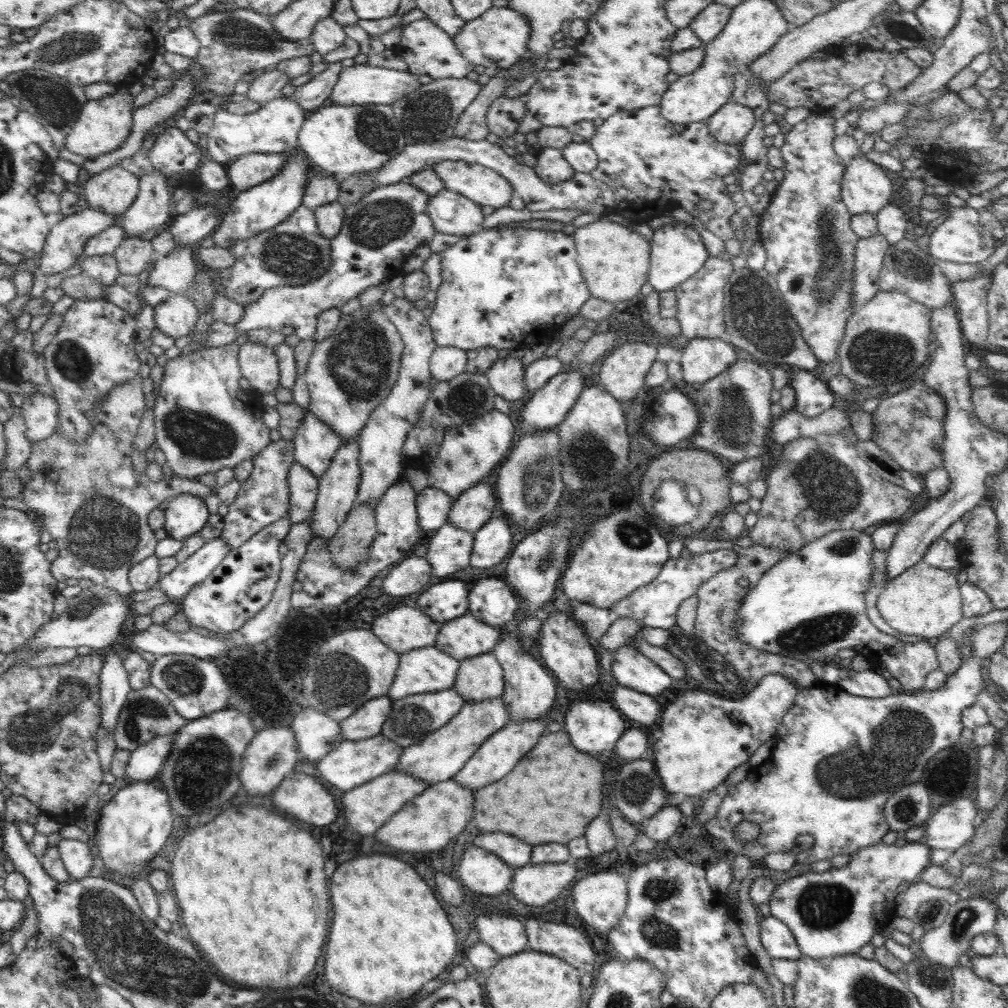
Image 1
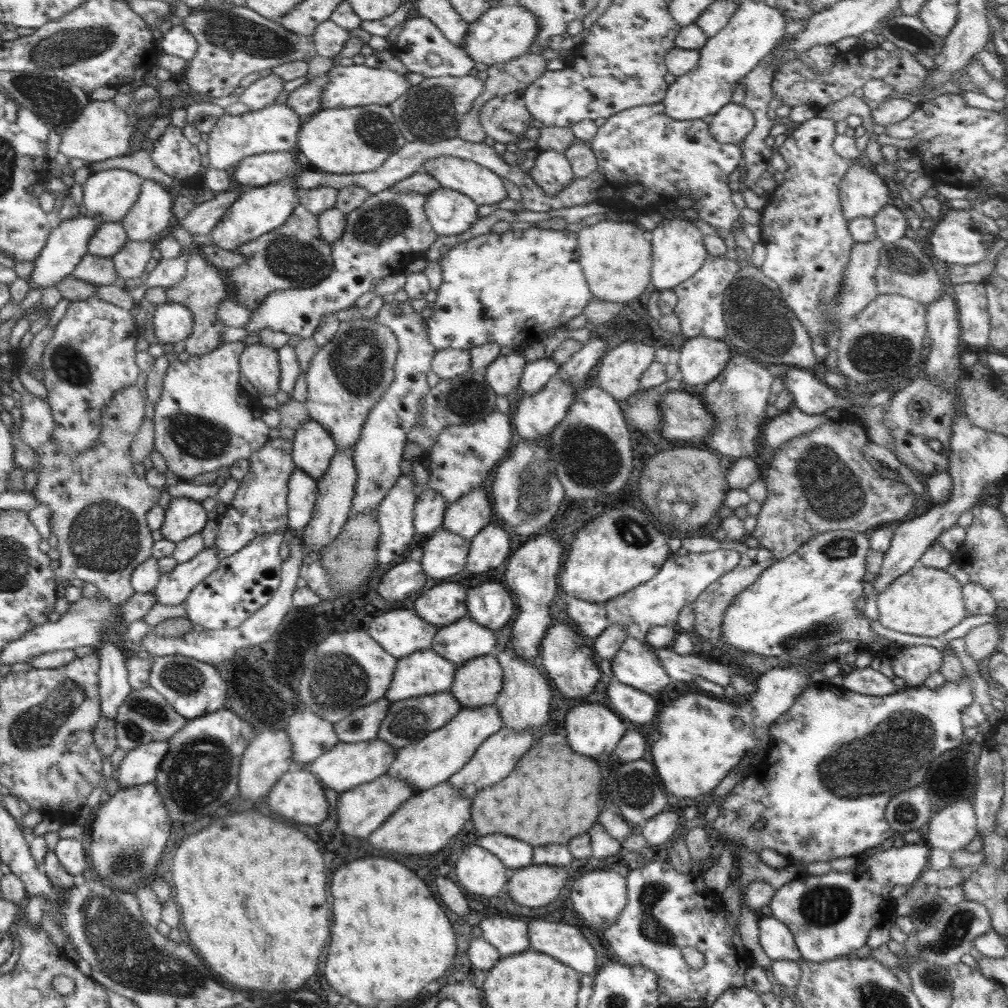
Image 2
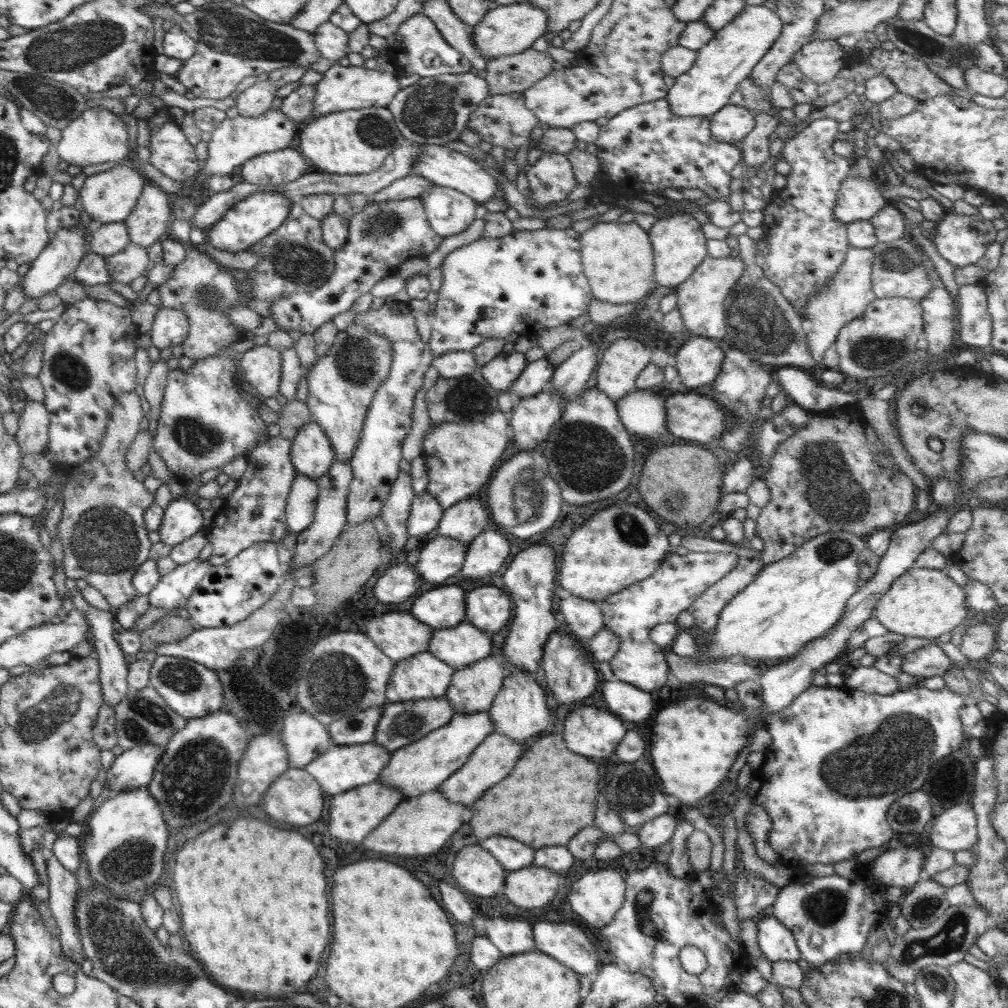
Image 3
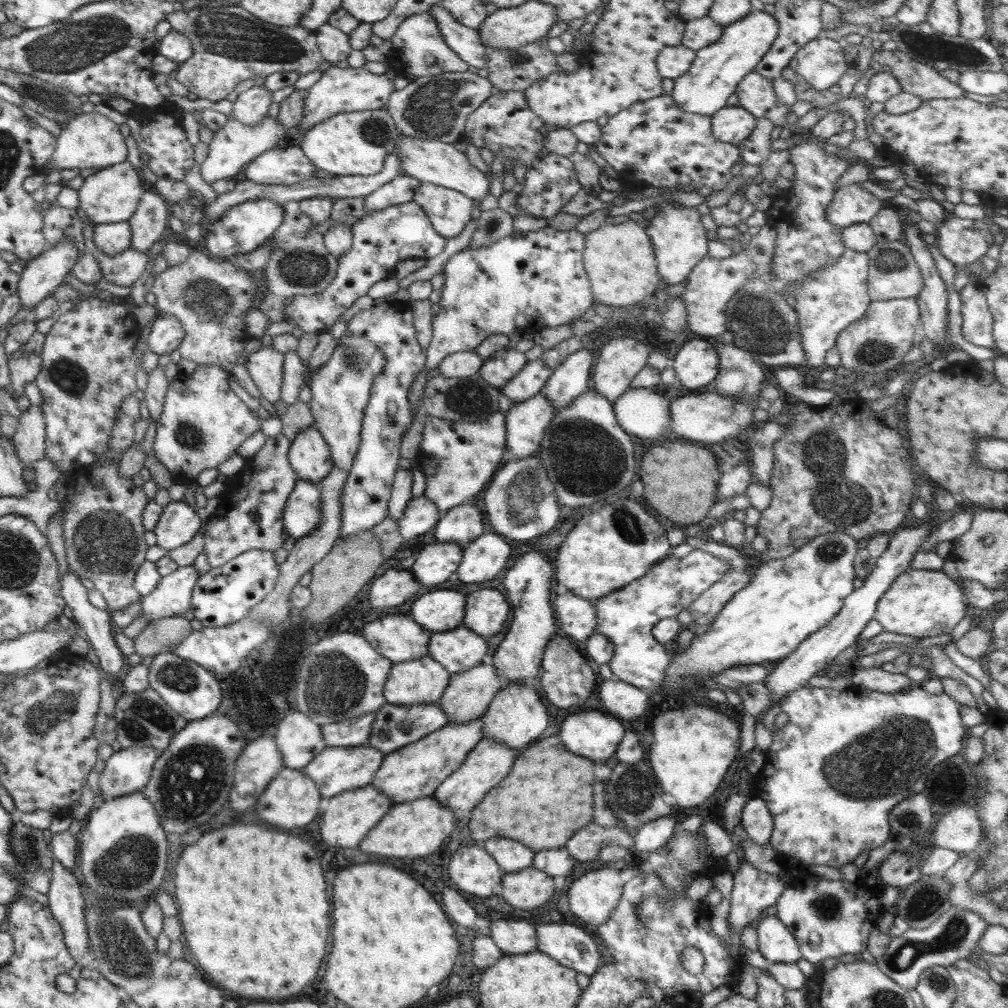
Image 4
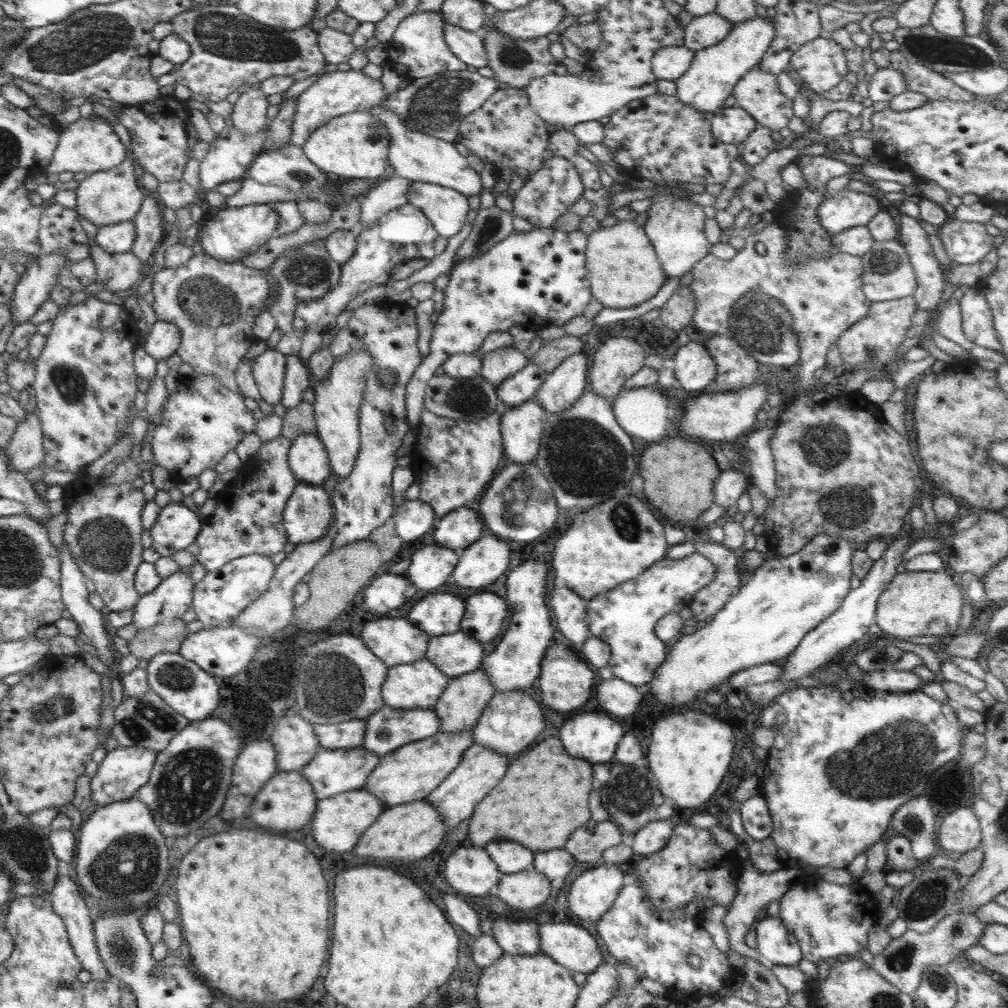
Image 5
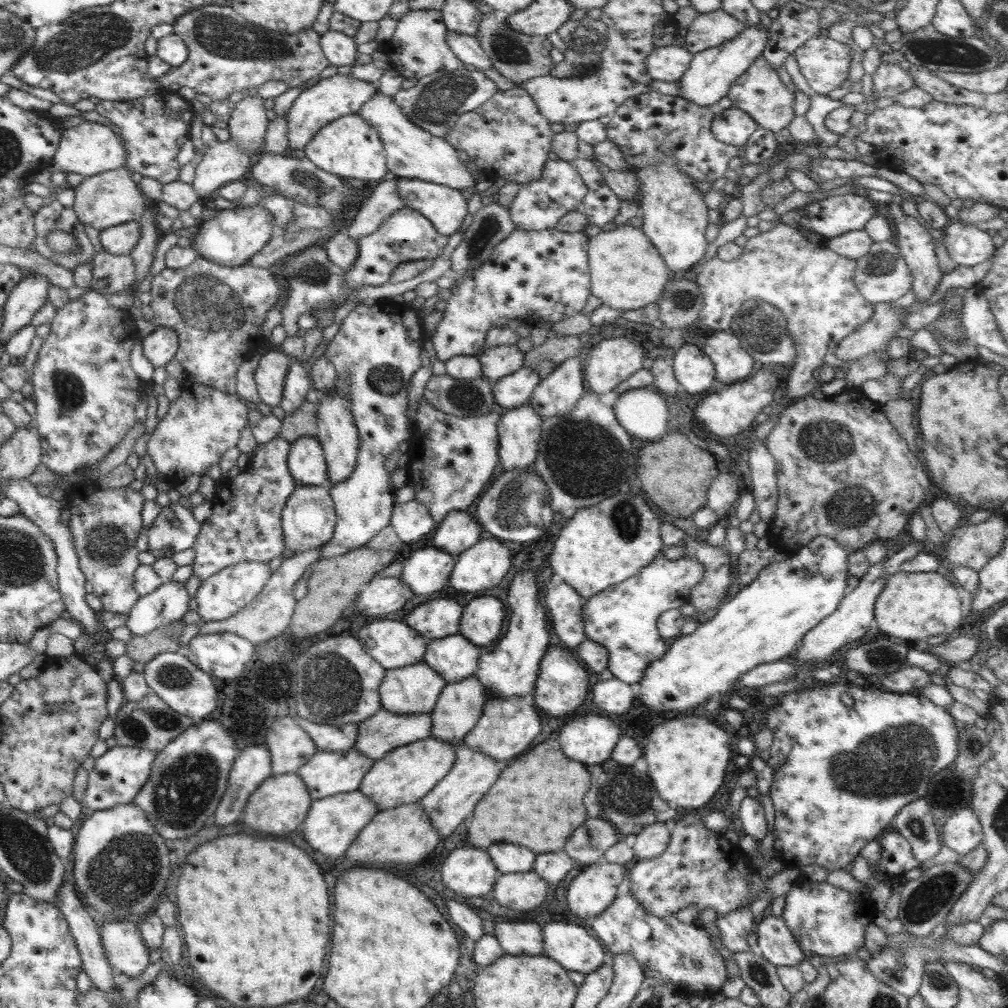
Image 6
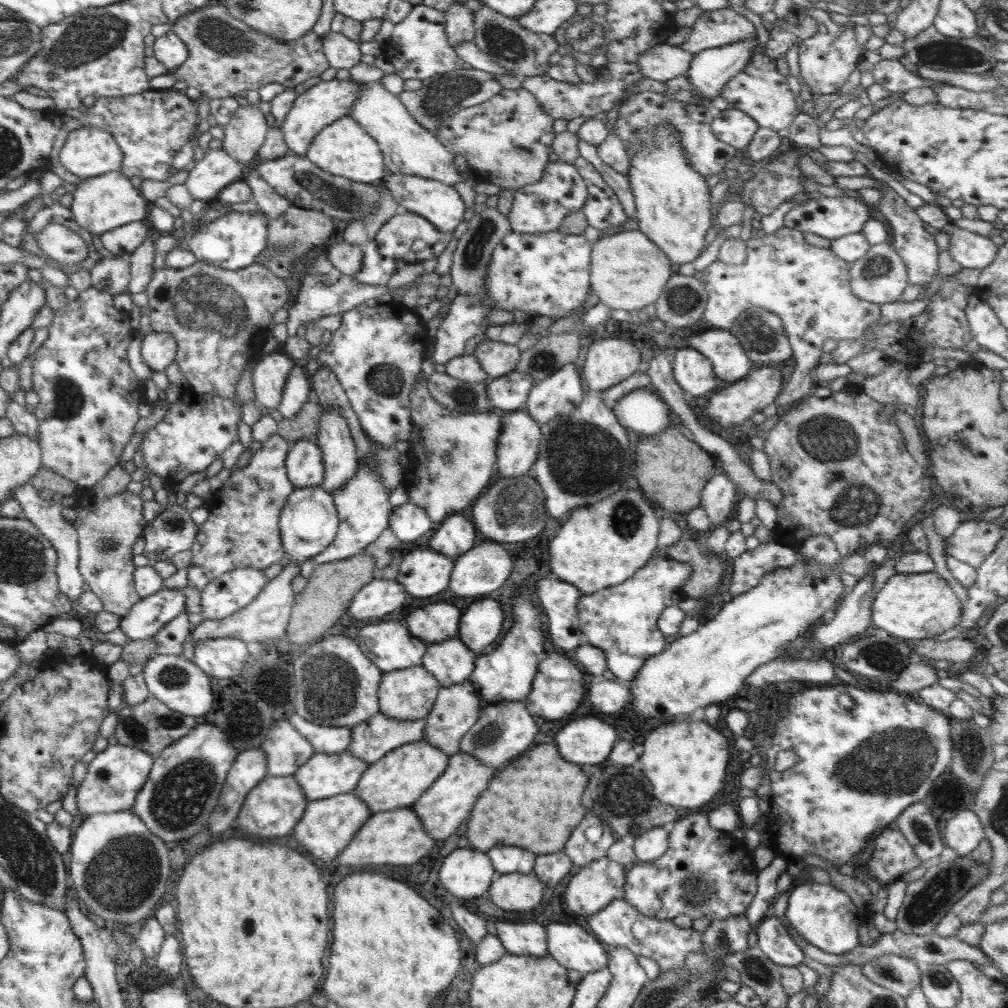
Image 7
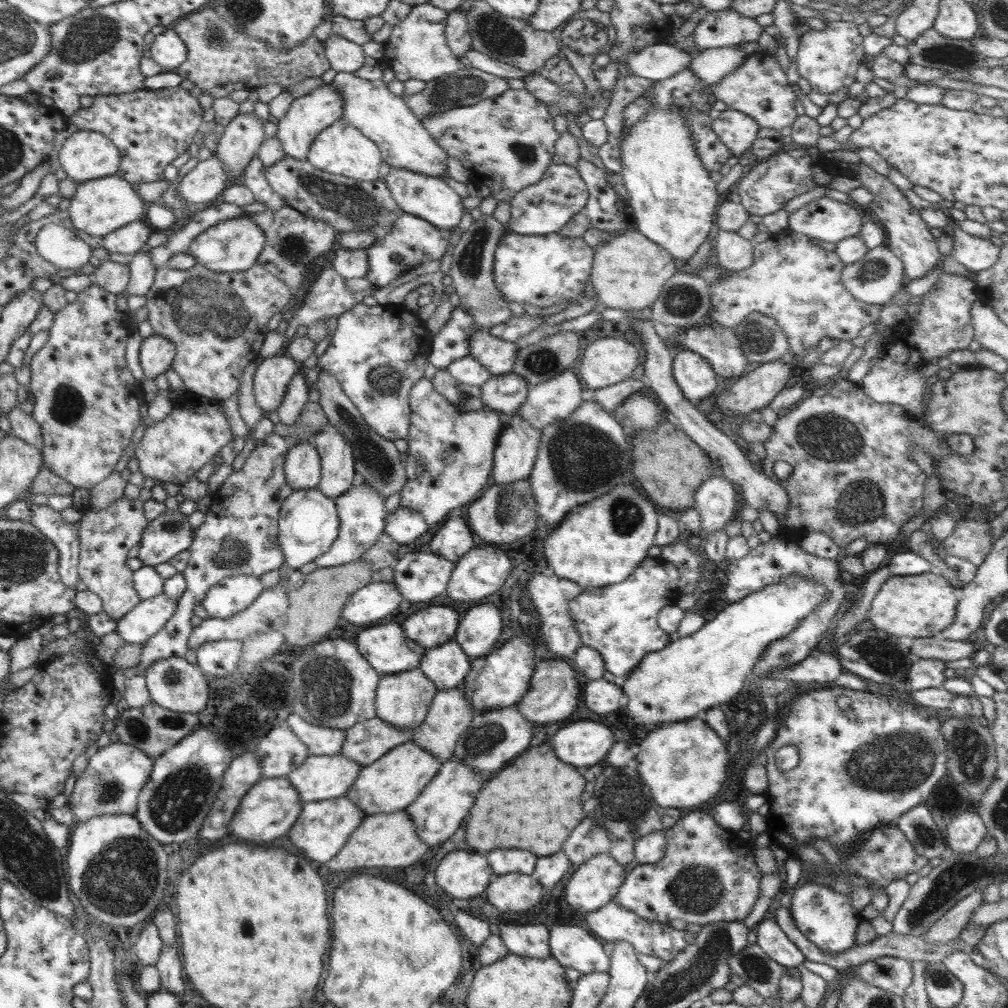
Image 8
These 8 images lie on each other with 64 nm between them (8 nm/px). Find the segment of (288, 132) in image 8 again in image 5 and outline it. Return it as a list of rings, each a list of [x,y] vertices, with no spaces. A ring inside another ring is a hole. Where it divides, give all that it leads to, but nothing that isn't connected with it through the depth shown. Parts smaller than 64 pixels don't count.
[[[351,69],[346,72],[324,73],[297,98],[297,109],[296,113],[294,113],[294,121],[290,126],[292,130],[290,144],[302,148],[310,134],[320,129],[320,126],[328,124],[328,122],[332,121],[332,118],[352,112],[368,111],[373,106],[378,106],[381,102],[385,102],[387,95],[380,79],[374,80],[366,76],[362,71]]]

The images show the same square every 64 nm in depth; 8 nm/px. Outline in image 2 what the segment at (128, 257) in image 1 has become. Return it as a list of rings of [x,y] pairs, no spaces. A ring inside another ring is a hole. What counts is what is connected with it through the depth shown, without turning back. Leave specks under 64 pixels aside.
[[[128,239],[126,244],[113,254],[111,260],[119,281],[145,277],[145,273],[153,264],[151,256],[153,245]]]

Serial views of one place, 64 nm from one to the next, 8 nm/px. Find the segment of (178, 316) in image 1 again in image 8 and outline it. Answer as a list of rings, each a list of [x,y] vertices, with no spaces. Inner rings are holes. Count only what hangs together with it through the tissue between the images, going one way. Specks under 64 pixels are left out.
[[[156,334],[143,338],[139,361],[145,378],[154,379],[159,374],[166,373],[171,368],[175,352],[175,346],[167,338]]]

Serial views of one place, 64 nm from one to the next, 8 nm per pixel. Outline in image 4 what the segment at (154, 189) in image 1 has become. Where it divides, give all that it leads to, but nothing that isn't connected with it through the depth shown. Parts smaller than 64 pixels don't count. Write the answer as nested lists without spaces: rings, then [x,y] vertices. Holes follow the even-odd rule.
[[[146,187],[136,212],[127,220],[132,231],[131,246],[148,257],[150,247],[166,232],[170,215],[167,200],[152,187]]]

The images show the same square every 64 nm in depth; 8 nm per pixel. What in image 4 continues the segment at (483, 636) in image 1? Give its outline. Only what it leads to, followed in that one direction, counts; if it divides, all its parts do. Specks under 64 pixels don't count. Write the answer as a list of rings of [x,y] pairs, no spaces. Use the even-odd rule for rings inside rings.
[[[467,626],[431,633],[428,656],[440,663],[450,673],[471,669],[486,660],[487,639]]]

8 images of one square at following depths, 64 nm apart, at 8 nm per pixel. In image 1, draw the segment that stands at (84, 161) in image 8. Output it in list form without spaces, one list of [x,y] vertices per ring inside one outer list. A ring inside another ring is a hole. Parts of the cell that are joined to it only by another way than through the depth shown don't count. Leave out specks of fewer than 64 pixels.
[[[117,87],[113,94],[106,95],[97,100],[87,100],[82,107],[78,120],[73,124],[72,131],[66,135],[65,144],[70,152],[80,154],[84,158],[96,158],[100,155],[119,149],[132,132],[134,97],[129,93],[130,89]]]

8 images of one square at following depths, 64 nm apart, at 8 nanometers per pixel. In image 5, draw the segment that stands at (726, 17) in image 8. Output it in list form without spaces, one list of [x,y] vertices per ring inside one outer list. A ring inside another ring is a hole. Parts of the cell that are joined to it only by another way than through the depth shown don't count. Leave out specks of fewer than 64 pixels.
[[[716,12],[694,17],[684,29],[683,46],[696,53],[698,50],[722,42],[730,34],[732,26],[734,23],[722,18],[722,15],[716,15]]]

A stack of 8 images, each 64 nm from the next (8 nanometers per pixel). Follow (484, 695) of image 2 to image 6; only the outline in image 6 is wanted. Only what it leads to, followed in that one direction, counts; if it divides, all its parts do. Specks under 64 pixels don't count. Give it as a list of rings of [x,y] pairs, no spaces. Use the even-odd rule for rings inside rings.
[[[476,675],[467,676],[458,682],[446,683],[438,697],[435,707],[430,712],[432,719],[431,735],[450,743],[457,749],[463,744],[464,737],[476,726],[483,713],[484,703],[488,701],[489,690],[478,680]]]

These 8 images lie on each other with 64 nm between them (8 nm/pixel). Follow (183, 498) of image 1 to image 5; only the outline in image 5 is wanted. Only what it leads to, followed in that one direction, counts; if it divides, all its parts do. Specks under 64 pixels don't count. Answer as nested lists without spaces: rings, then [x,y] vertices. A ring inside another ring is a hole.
[[[171,501],[161,508],[149,531],[153,540],[151,547],[162,557],[171,557],[177,550],[194,544],[202,526],[203,522],[197,513],[182,503]]]

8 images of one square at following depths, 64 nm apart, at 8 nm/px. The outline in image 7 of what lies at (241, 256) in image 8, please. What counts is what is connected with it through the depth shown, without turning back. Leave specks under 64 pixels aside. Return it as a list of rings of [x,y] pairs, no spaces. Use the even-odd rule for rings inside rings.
[[[230,211],[225,215],[219,216],[209,223],[202,225],[197,233],[188,237],[188,250],[194,254],[197,261],[204,262],[208,266],[224,270],[240,270],[252,266],[256,263],[256,258],[268,246],[268,219],[262,211],[252,211],[249,213],[238,213]]]

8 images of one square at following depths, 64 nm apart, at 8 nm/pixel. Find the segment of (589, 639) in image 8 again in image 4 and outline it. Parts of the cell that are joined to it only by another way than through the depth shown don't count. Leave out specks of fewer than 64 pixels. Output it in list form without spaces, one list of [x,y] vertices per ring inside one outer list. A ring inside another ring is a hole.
[[[693,550],[683,558],[677,558],[670,554],[654,565],[642,578],[629,582],[626,586],[612,591],[611,594],[603,598],[593,600],[597,622],[595,632],[598,631],[608,637],[613,644],[613,657],[608,665],[617,678],[636,686],[638,689],[661,686],[665,680],[666,669],[673,663],[673,658],[671,648],[652,638],[651,630],[659,620],[674,618],[682,610],[689,609],[692,602],[709,586],[718,582],[728,569],[728,561],[717,559],[717,556],[701,550]]]

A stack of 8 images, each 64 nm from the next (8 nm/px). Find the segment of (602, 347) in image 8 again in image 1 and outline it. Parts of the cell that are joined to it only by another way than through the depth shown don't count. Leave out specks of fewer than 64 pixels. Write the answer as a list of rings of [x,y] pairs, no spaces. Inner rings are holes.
[[[644,342],[624,344],[622,348],[612,349],[595,368],[596,375],[600,377],[599,385],[606,389],[616,400],[626,402],[636,398],[636,394],[642,394],[646,390],[646,375],[656,360],[656,348]]]

